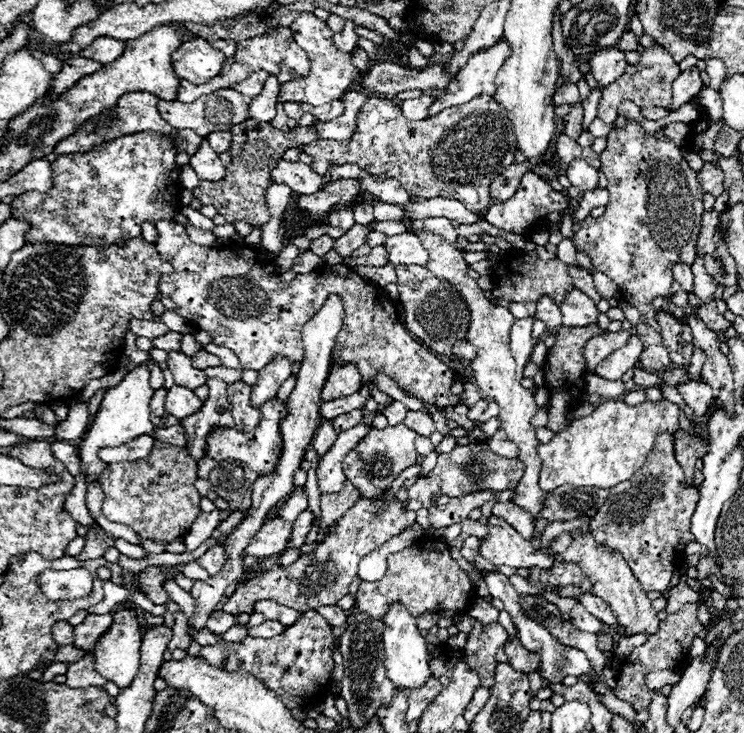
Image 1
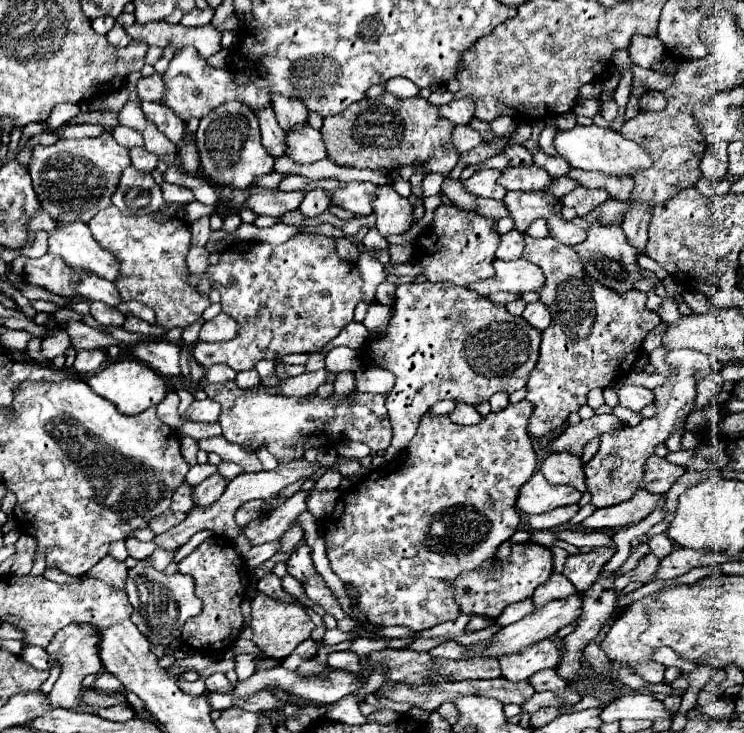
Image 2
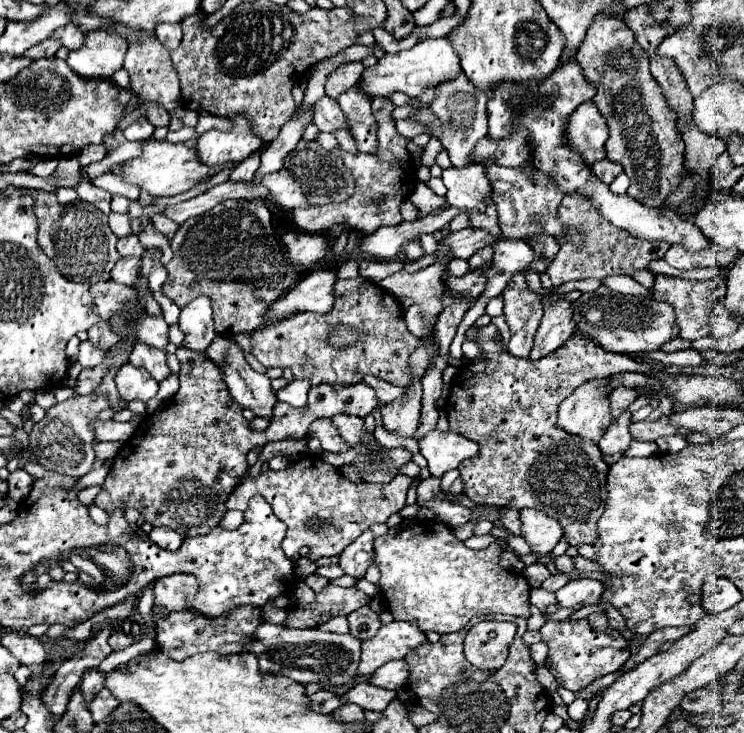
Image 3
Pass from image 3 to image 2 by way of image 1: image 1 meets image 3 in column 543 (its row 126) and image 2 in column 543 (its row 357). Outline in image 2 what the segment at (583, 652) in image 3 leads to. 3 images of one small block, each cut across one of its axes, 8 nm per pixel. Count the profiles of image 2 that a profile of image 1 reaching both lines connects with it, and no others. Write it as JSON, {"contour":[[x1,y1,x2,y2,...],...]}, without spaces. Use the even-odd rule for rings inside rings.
{"contour":[[556,638,542,640,534,648,528,648,520,652,518,656,506,656,500,660,502,676,508,678,510,682,522,682,534,676,538,670,544,668,556,668,560,658,562,658,562,642]]}

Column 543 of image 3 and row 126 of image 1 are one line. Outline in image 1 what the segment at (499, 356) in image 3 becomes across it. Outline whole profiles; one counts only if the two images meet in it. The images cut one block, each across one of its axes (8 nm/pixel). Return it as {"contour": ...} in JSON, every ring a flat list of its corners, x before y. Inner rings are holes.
{"contour":[[372,96,360,108,356,134,348,142,314,140,302,150,312,158,310,168,324,176,330,168,356,164,378,178,396,178,404,190,422,198,456,198,480,214,492,204,490,184,514,164,516,140,508,114,494,96,478,96,464,106,452,106,424,122,404,118,400,106,382,96]]}

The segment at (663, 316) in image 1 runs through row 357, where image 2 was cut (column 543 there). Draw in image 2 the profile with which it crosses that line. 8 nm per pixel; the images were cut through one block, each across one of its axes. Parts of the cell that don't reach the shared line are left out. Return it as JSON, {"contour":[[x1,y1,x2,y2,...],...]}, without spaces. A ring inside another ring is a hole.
{"contour":[[540,670,536,676,532,676,528,680,532,684,532,688,536,692,544,692,544,690,552,690,552,692,560,692,560,696,564,696,564,704,560,708,566,708,566,706,572,706,576,704,580,698,576,696,576,692,570,692,568,690,568,684,564,684,564,680,560,680,556,676,554,670]]}

